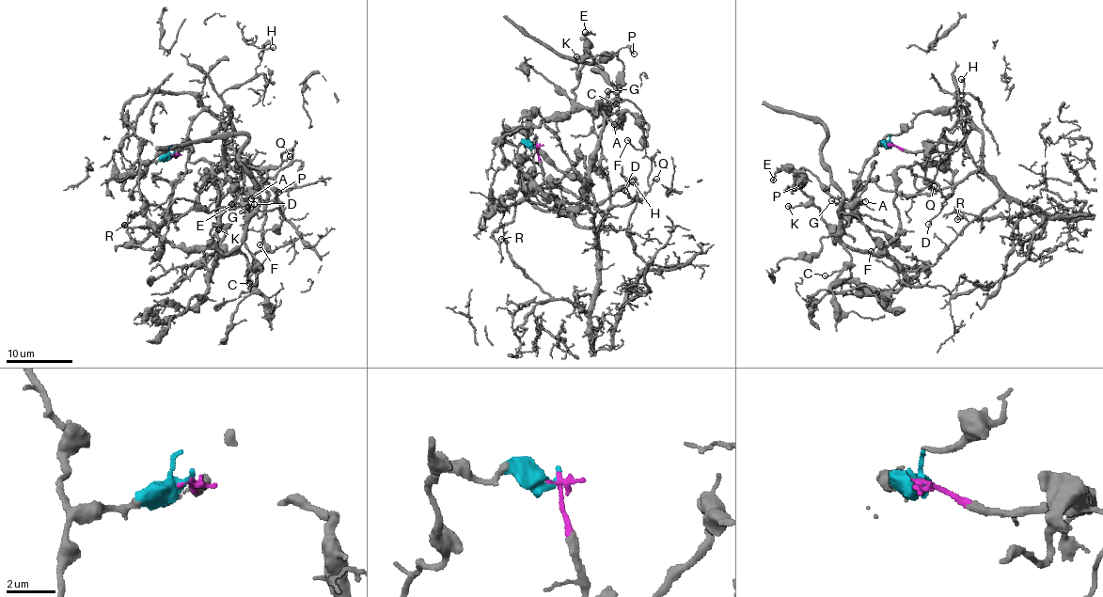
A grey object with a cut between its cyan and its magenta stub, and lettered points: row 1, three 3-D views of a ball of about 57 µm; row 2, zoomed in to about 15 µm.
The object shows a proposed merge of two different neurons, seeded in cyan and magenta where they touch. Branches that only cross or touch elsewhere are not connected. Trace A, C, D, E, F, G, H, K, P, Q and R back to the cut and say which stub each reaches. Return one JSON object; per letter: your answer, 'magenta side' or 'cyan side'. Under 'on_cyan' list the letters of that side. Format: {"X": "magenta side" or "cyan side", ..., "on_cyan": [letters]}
{"A": "cyan side", "C": "cyan side", "D": "magenta side", "E": "cyan side", "F": "cyan side", "G": "cyan side", "H": "magenta side", "K": "cyan side", "P": "cyan side", "Q": "magenta side", "R": "magenta side", "on_cyan": ["A", "C", "E", "F", "G", "K", "P"]}

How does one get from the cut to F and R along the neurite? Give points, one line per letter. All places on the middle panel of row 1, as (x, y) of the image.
F: (535, 146), (503, 142), (503, 132), (627, 99), (648, 123), (644, 145), (636, 149), (627, 140)
R: (535, 146), (556, 210), (595, 233), (599, 289), (587, 311), (544, 293), (514, 262), (501, 238)

